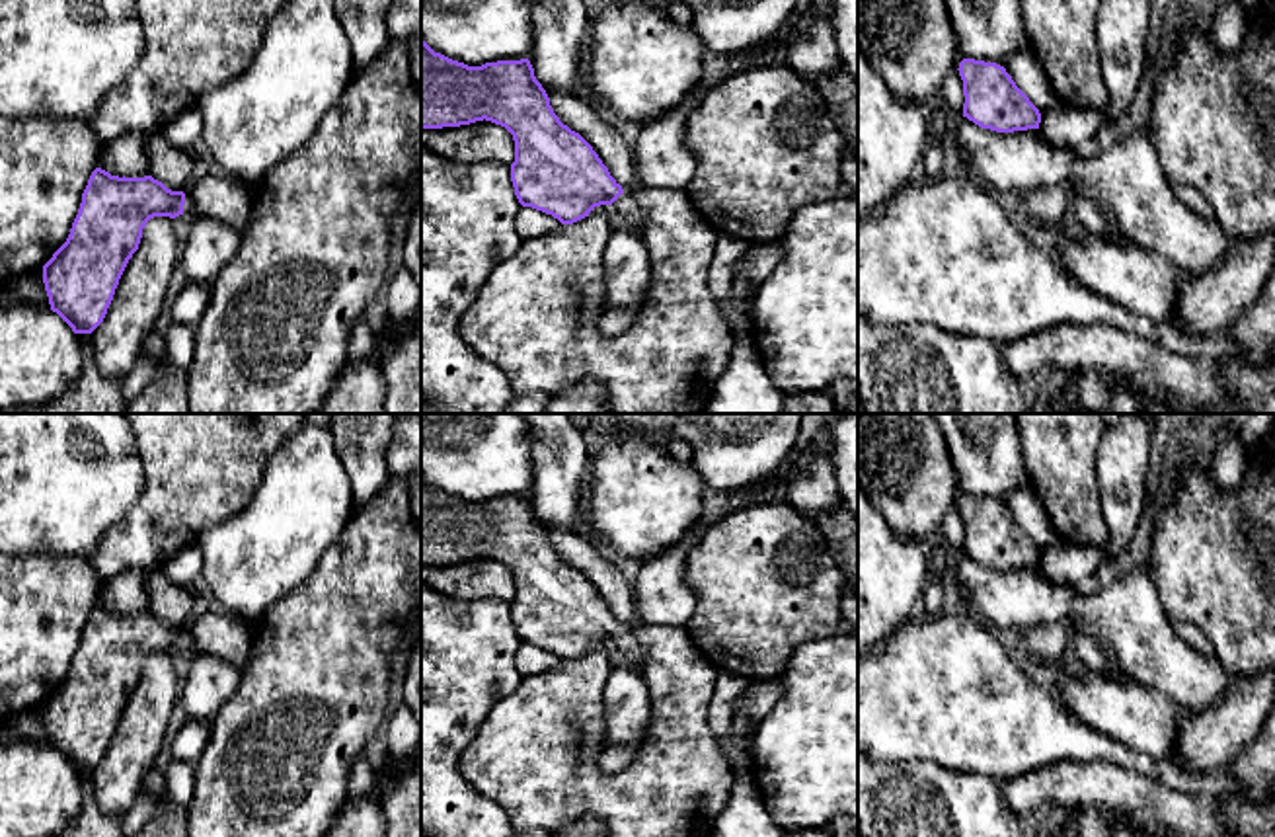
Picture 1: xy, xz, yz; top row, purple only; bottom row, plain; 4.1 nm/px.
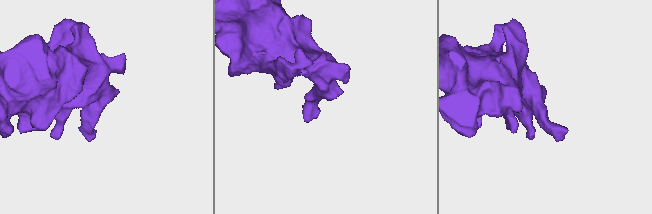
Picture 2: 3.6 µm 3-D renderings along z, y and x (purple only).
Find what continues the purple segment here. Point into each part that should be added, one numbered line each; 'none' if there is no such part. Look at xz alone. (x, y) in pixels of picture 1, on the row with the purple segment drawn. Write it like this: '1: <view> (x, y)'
1: xz (626, 205)

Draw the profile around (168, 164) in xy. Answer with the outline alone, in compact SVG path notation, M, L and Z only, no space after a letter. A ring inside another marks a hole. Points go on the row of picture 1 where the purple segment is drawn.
M160 131L146 133L148 176L172 191L183 191L193 176L193 152L175 148Z

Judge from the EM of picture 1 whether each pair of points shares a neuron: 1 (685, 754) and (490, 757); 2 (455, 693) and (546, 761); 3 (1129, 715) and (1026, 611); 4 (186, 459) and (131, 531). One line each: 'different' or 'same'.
1: same
2: different
3: different
4: same

